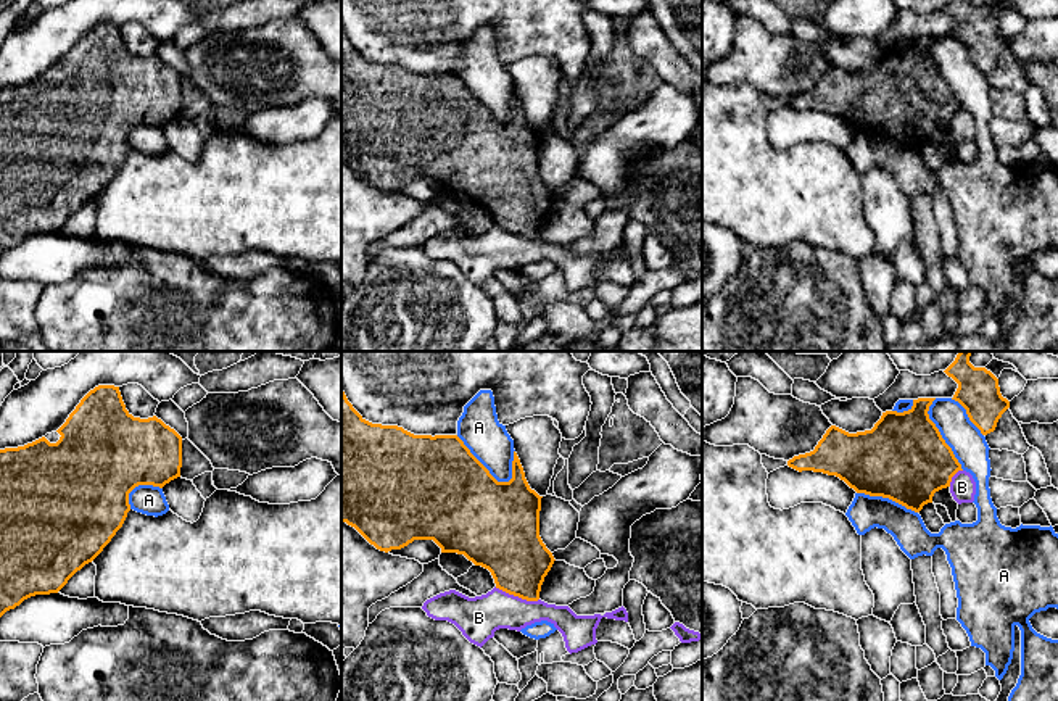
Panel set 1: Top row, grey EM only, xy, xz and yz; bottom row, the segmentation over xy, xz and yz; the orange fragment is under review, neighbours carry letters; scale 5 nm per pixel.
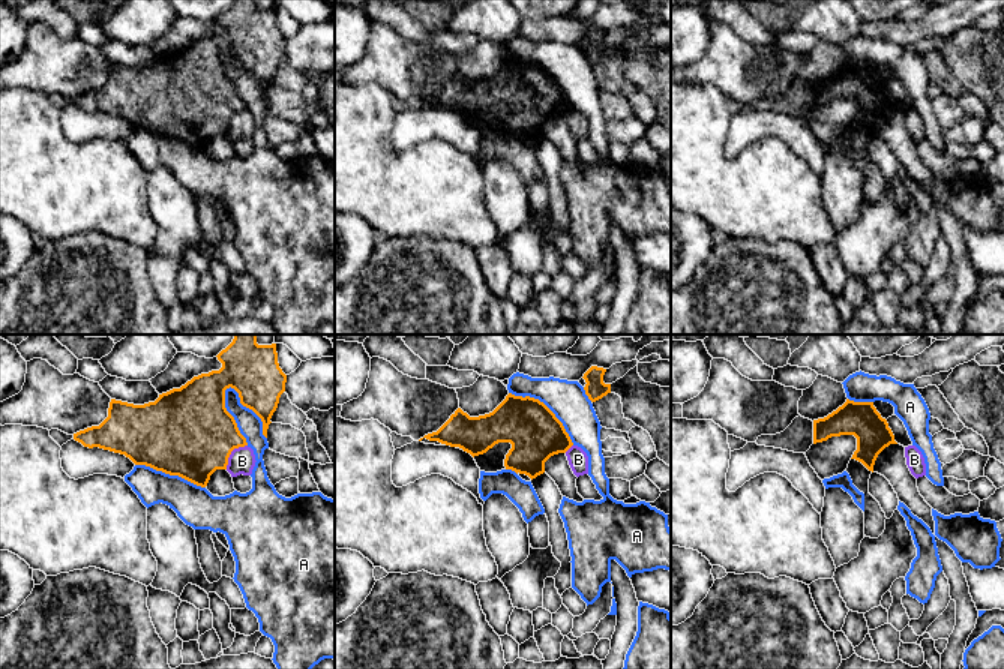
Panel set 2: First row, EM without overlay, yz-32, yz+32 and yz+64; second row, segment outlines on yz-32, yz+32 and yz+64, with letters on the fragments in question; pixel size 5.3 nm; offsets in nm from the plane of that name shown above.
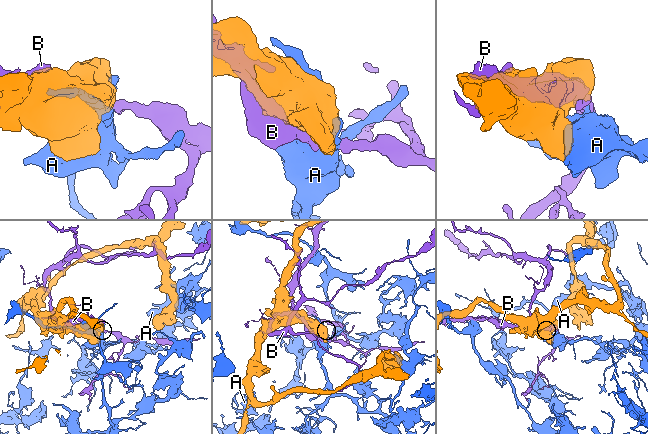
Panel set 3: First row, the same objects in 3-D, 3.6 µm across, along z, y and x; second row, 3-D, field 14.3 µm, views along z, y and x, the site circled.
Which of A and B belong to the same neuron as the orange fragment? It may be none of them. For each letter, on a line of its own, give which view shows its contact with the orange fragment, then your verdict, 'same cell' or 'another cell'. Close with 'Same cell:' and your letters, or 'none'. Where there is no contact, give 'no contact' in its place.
A: contact in xz; another cell
B: contact in xz; another cell
Same cell: none

